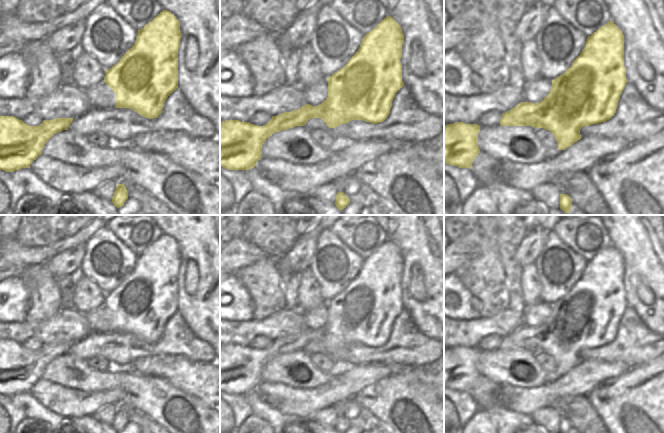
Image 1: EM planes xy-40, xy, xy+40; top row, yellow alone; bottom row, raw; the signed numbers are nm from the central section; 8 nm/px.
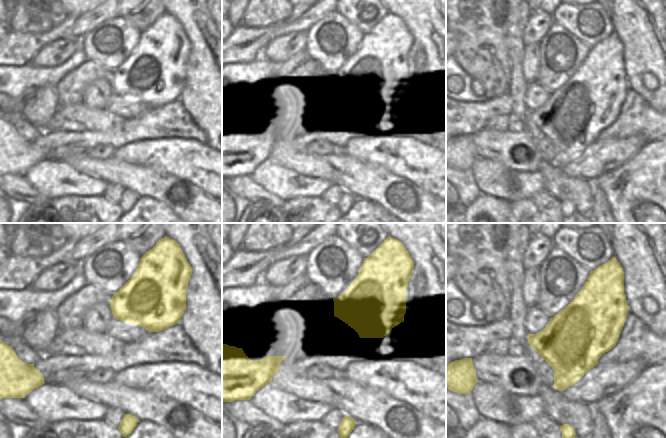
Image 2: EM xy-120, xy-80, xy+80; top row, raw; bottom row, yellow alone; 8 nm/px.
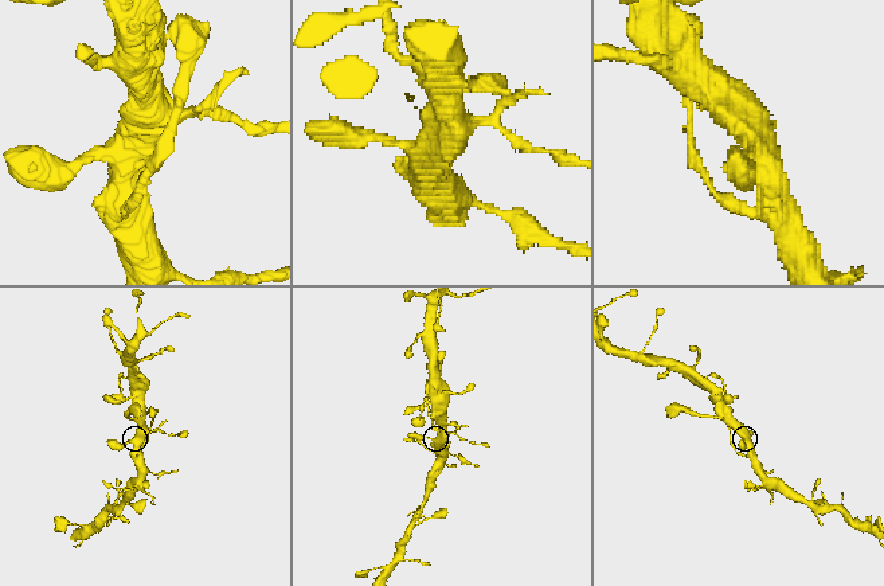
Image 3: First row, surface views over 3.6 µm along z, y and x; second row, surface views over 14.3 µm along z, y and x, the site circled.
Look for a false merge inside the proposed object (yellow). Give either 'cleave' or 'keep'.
keep

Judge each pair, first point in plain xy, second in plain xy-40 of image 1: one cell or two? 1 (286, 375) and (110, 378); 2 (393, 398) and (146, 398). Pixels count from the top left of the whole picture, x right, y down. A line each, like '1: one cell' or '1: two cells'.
1: one cell
2: one cell

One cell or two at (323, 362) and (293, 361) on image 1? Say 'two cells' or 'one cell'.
two cells

